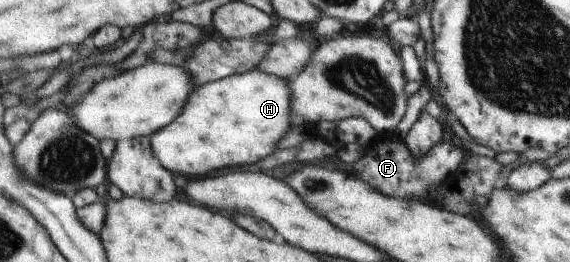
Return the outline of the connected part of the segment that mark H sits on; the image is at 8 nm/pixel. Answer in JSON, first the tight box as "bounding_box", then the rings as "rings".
{"bounding_box":[149,70,292,177],"rings":[[[253,70],[198,85],[187,99],[179,117],[171,121],[171,125],[153,133],[149,139],[153,155],[167,171],[179,173],[183,177],[195,177],[211,169],[243,167],[249,163],[257,163],[257,157],[264,159],[277,151],[277,141],[292,128],[291,89],[287,87],[287,78]]]}

